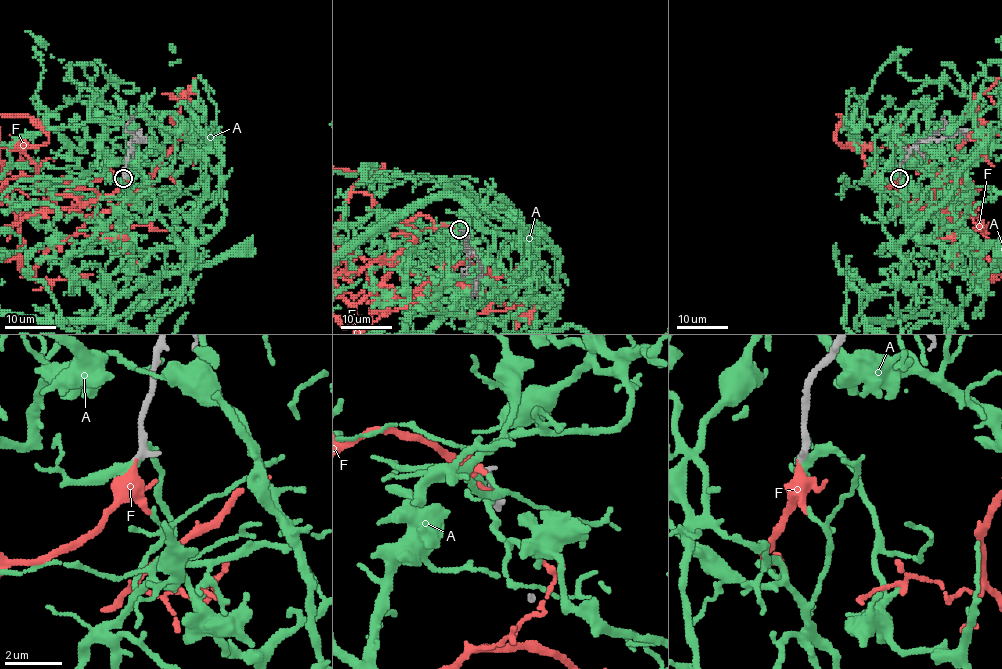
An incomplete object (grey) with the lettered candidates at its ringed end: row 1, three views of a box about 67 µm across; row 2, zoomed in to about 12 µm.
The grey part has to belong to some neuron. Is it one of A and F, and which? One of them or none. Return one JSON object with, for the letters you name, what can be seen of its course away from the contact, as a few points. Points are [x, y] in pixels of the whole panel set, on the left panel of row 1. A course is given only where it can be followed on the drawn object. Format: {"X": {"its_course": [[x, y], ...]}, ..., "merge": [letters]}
{"merge": ["F"]}

